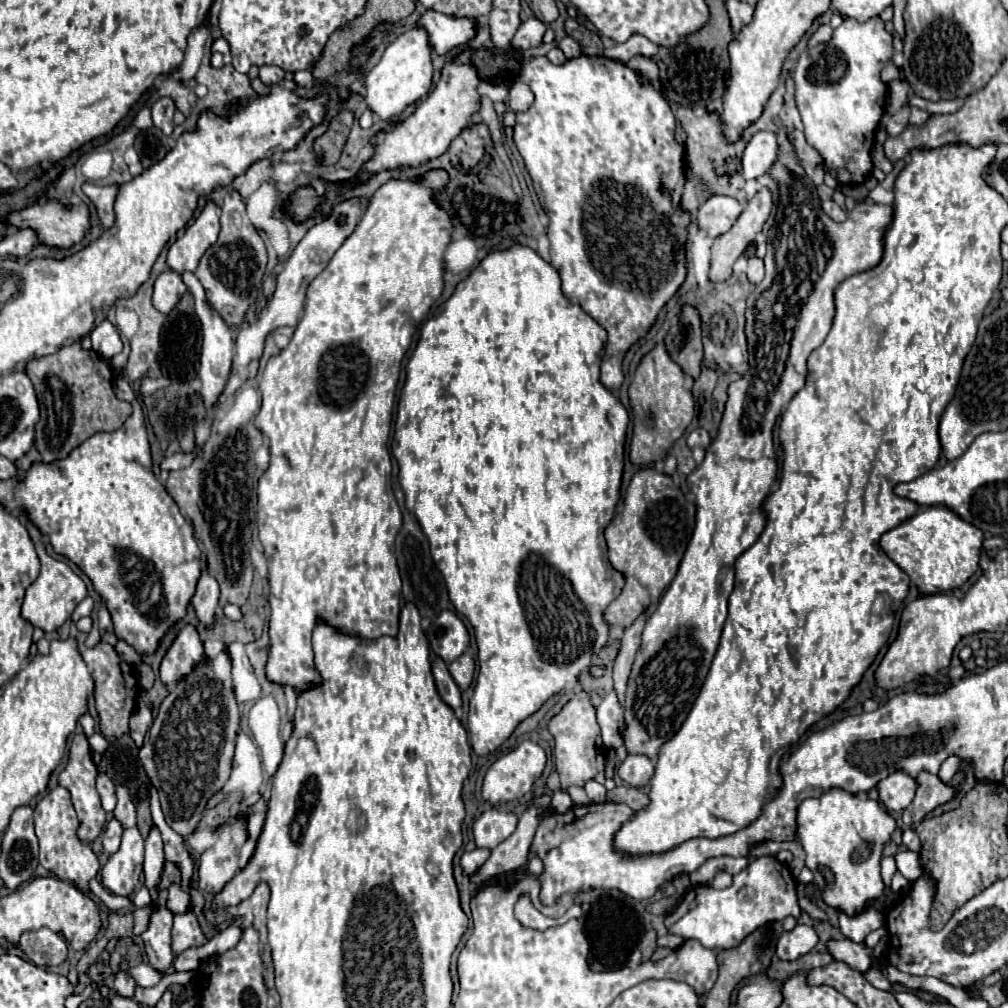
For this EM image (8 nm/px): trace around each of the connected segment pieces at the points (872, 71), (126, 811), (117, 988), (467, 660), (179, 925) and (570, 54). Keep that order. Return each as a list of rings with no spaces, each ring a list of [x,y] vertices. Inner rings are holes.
[[[878,16],[864,24],[844,18],[832,38],[802,52],[794,68],[794,98],[802,116],[806,140],[820,152],[826,170],[830,174],[836,170],[836,180],[840,180],[840,184],[860,184],[872,170],[872,134],[876,134],[884,114],[888,92],[886,84],[880,80],[880,70],[892,58],[892,52],[892,34],[886,32]],[[844,156],[852,156],[856,162]]]
[[[116,786],[116,798],[118,798],[118,804],[114,808],[114,816],[122,822],[124,828],[136,826],[136,808],[132,804],[128,788],[126,786]]]
[[[124,970],[114,976],[114,988],[112,988],[112,990],[114,990],[118,996],[128,996],[128,998],[132,998],[132,996],[134,996],[134,988],[136,988],[134,980],[132,980]]]
[[[462,654],[452,664],[448,664],[448,672],[454,678],[454,682],[458,684],[458,688],[466,690],[472,684],[472,678],[474,678],[474,660],[472,660],[472,656]]]
[[[192,910],[184,912],[184,914],[176,914],[174,916],[174,928],[172,928],[172,950],[184,952],[190,946],[200,946],[206,942],[206,936],[202,934],[198,920],[194,916]]]
[[[568,36],[558,42],[558,48],[564,52],[566,58],[576,58],[580,54],[580,46],[572,38],[568,38]]]

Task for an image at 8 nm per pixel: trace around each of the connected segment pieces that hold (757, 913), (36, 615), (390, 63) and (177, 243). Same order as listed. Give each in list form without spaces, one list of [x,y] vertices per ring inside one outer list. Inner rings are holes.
[[[762,856],[752,860],[748,868],[736,874],[734,884],[724,890],[716,890],[712,886],[694,886],[684,896],[680,906],[670,916],[666,916],[666,928],[668,932],[686,940],[698,940],[706,948],[726,950],[734,948],[748,934],[768,922],[782,922],[786,916],[794,916],[798,920],[800,914],[802,908],[798,904],[796,880],[792,872],[774,856]]]
[[[20,516],[20,520],[26,524],[32,540],[36,544],[36,552],[38,552],[38,558],[40,558],[40,564],[42,564],[38,580],[34,584],[30,584],[28,590],[26,590],[26,598],[24,598],[24,604],[22,604],[22,618],[32,622],[32,626],[42,628],[44,632],[52,632],[52,630],[60,628],[72,616],[76,604],[86,598],[86,584],[82,582],[82,578],[78,574],[72,572],[72,568],[68,564],[64,564],[60,560],[54,560],[46,554],[46,550],[42,546],[40,530],[36,526],[32,526],[26,516]]]
[[[410,28],[400,34],[386,50],[380,62],[366,76],[366,94],[364,104],[374,112],[380,120],[392,120],[402,114],[406,106],[414,104],[422,96],[428,94],[432,86],[432,60],[430,60],[430,44],[428,36],[420,28]]]
[[[208,200],[208,204],[204,206],[204,210],[200,212],[200,216],[186,228],[184,236],[182,238],[176,238],[170,248],[168,248],[168,268],[182,274],[182,272],[194,272],[196,266],[198,266],[198,260],[202,258],[202,254],[216,242],[218,238],[218,232],[220,232],[220,208]]]

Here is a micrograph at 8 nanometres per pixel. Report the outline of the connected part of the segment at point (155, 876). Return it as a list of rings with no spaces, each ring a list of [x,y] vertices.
[[[154,826],[150,830],[150,836],[146,838],[146,858],[144,858],[144,876],[146,876],[146,888],[152,894],[152,900],[156,900],[158,892],[156,886],[160,882],[160,872],[164,866],[166,858],[164,858],[164,850],[162,850],[162,836],[158,832],[158,828]]]

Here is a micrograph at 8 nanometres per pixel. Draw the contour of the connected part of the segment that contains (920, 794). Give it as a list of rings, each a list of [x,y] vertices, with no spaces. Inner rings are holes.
[[[922,772],[918,776],[918,790],[916,790],[916,796],[914,796],[914,802],[904,810],[902,814],[902,822],[906,826],[910,826],[912,822],[918,824],[928,812],[932,812],[936,806],[948,802],[954,794],[956,794],[958,788],[952,788],[944,782],[940,782],[938,776],[934,774],[928,774],[928,772]]]

